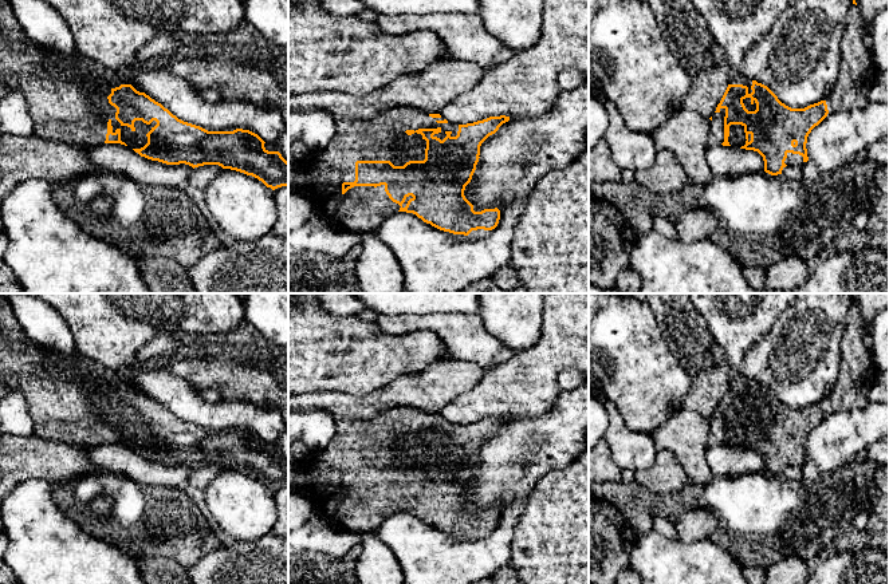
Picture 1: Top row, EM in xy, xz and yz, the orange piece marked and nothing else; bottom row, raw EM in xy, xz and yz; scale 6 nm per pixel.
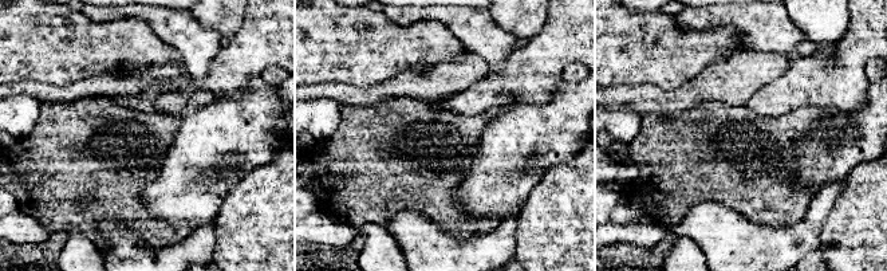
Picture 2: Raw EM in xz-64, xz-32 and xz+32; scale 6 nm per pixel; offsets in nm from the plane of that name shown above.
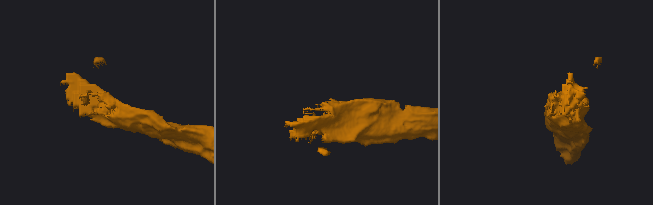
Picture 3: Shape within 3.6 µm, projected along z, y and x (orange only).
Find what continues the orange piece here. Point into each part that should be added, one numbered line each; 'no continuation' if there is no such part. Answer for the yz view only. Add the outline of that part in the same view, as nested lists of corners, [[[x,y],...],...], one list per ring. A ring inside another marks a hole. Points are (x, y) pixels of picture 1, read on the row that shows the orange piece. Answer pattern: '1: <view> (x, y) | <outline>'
1: yz (736, 138) | [[[731,125],[729,126],[729,137],[728,142],[733,147],[742,147],[746,145],[746,133],[744,133],[744,126],[742,125]]]

